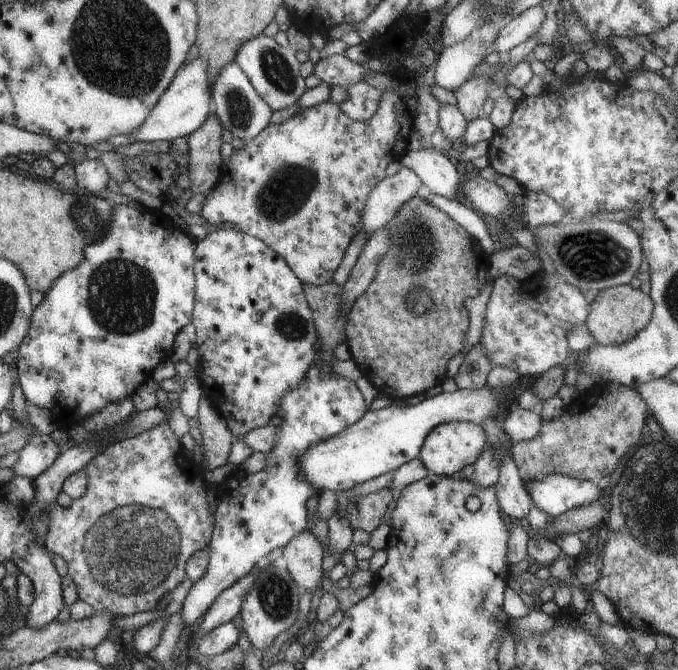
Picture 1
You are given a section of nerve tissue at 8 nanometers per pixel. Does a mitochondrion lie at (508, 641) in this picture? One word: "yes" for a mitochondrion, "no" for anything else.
no

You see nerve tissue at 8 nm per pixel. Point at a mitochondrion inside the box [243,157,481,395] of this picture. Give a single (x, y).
(416, 240)

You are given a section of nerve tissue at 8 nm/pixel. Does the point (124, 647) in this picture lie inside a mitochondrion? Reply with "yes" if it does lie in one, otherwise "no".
no

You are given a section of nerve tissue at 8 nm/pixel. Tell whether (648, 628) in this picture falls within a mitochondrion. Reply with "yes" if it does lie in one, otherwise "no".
no

